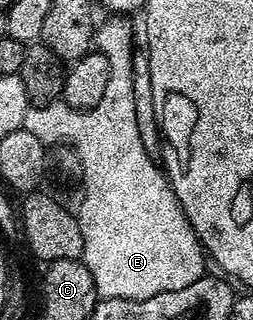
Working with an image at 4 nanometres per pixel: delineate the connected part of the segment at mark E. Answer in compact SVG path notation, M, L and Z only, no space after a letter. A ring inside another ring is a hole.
M111 16L108 17L108 22L98 27L95 32L95 41L94 45L97 47L97 50L105 56L105 60L108 61L108 68L110 75L108 76L108 83L105 87L105 94L100 100L100 103L93 107L91 110L84 110L82 112L76 113L68 126L55 126L51 130L51 134L53 139L55 140L69 140L71 146L74 147L74 150L77 156L80 158L81 168L83 169L83 173L81 175L81 182L83 182L83 203L80 204L79 210L77 209L77 217L79 220L79 227L81 228L81 236L85 240L85 248L83 249L82 262L89 268L89 272L93 276L93 284L95 285L95 293L99 298L148 298L149 296L157 296L161 292L173 292L177 288L189 288L189 284L193 284L197 279L204 277L205 270L203 270L203 258L205 259L205 251L199 241L199 235L192 230L191 225L187 222L187 217L183 215L183 209L179 207L179 201L175 199L175 193L171 191L171 184L167 181L166 173L160 168L160 165L156 162L156 159L151 158L149 156L149 152L145 152L145 144L141 144L141 136L137 132L137 115L133 108L133 56L137 52L137 46L135 46L135 34L131 31L131 21L132 19L127 16Z

